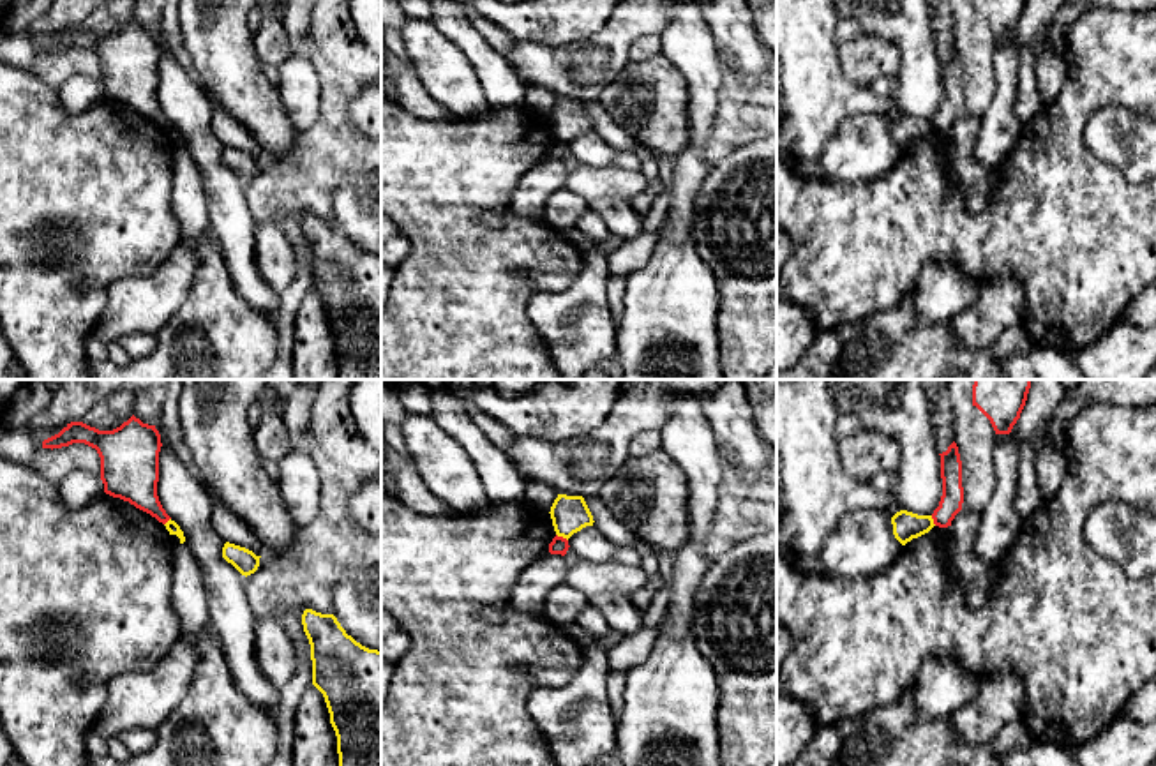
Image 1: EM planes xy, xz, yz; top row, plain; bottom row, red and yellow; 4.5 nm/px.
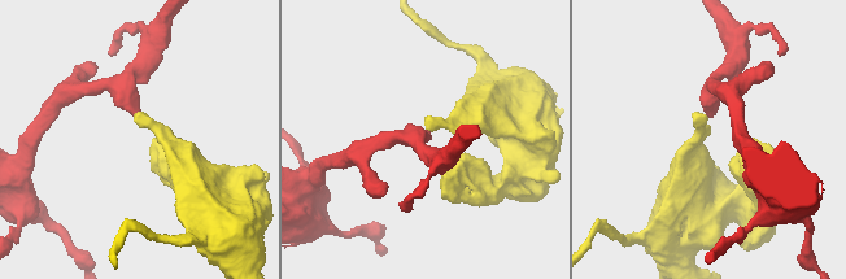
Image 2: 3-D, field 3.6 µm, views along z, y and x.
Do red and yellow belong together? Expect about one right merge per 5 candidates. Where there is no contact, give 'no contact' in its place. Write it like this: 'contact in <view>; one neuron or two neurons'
contact in xz; two neurons

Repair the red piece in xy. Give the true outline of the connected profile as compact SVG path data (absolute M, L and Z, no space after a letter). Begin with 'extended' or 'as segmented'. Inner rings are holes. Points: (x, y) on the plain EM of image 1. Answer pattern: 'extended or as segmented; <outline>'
as segmented; M134 19L113 35L99 35L83 26L67 28L58 39L42 46L42 53L85 48L101 62L104 97L129 106L166 129L171 122L157 101L161 39L155 30Z

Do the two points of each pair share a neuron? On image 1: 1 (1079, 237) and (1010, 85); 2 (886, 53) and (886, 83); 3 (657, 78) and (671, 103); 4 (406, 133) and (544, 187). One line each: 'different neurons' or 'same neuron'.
1: different neurons
2: different neurons
3: same neuron
4: different neurons

